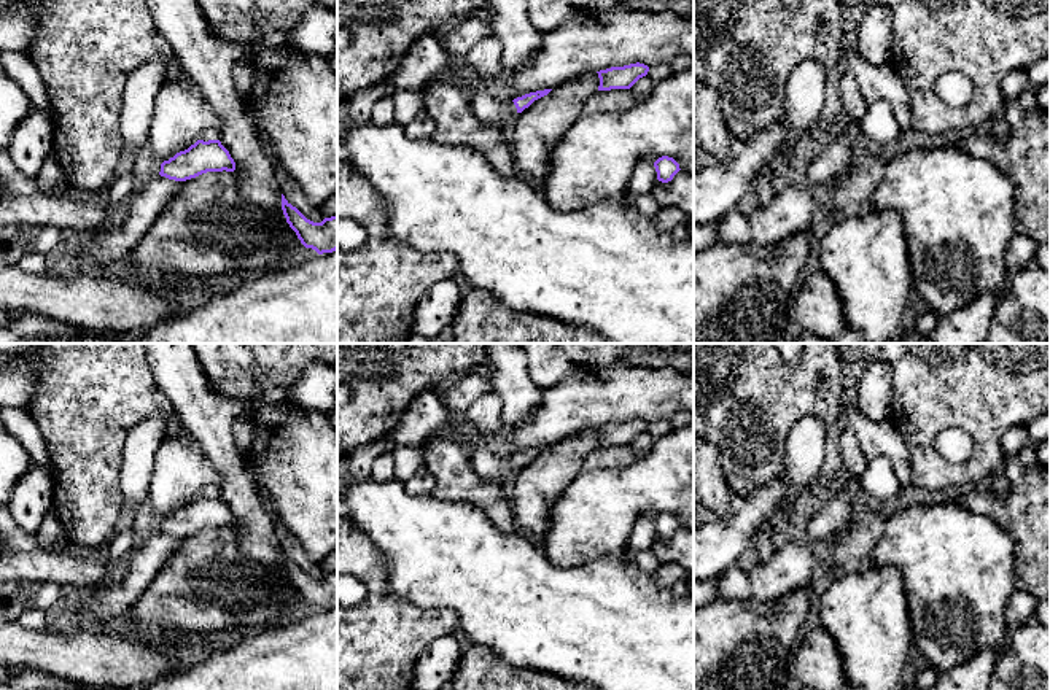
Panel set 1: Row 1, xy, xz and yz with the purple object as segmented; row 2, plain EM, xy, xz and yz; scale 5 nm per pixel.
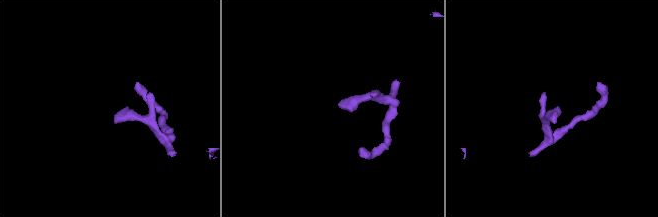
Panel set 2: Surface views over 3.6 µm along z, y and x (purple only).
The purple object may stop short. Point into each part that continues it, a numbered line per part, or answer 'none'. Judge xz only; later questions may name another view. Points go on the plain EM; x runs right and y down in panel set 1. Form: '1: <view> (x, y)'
1: xz (501, 469)

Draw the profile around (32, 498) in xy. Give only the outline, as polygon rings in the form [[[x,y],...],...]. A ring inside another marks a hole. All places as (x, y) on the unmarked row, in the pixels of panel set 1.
[[[32,463],[14,485],[6,507],[21,529],[37,534],[45,515],[54,507],[51,474]]]

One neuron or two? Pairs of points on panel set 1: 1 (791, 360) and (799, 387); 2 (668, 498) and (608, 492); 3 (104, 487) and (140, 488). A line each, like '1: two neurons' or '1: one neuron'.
1: two neurons
2: one neuron
3: two neurons

